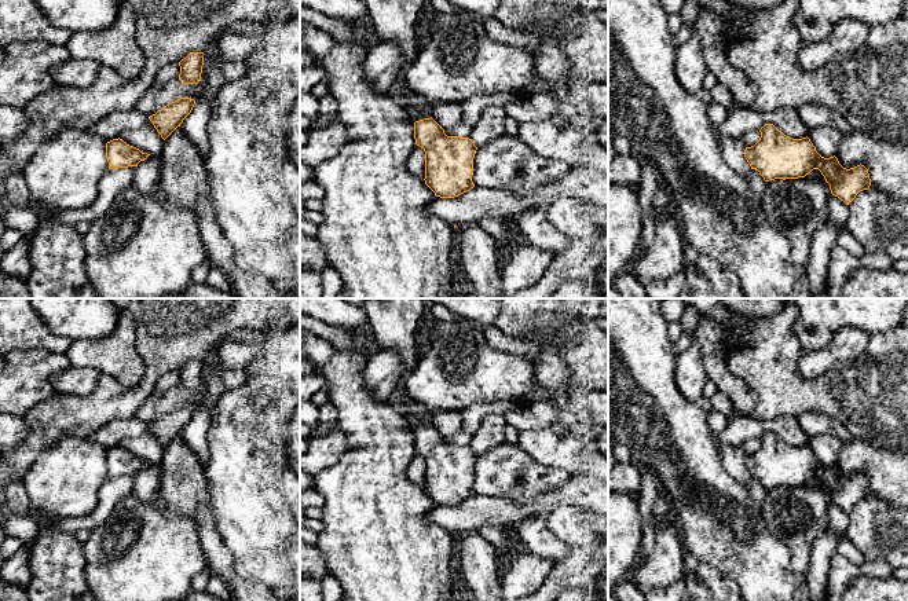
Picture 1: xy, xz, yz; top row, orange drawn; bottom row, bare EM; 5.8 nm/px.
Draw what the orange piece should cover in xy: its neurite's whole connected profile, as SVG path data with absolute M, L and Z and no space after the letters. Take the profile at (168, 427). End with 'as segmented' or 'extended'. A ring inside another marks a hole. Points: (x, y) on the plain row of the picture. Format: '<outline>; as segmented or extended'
M180 406L150 424L149 428L165 448L177 435L180 435L183 428L191 421L194 413L195 408L191 406Z; as segmented

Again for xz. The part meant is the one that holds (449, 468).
M411 418L415 452L425 459L425 492L440 506L454 506L475 495L473 466L477 455L469 446L447 444L428 422Z; extended

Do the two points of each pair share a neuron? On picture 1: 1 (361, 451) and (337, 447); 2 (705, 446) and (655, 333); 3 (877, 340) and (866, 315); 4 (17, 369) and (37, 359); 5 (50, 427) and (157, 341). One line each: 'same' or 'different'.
1: different
2: same
3: different
4: same
5: same

